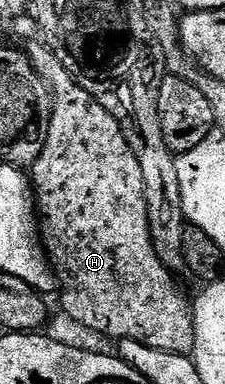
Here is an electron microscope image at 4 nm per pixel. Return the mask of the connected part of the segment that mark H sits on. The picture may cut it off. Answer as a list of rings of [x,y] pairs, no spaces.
[[[29,42],[26,54],[32,68],[44,76],[52,92],[48,136],[42,145],[42,153],[30,168],[30,183],[34,188],[34,207],[38,212],[38,235],[51,270],[56,273],[60,303],[65,313],[74,322],[93,327],[98,334],[109,335],[113,341],[129,339],[150,345],[150,349],[178,353],[181,357],[191,356],[196,349],[192,320],[194,307],[176,284],[177,276],[162,265],[158,253],[154,253],[142,168],[138,166],[138,157],[134,157],[134,149],[130,149],[119,121],[102,109],[100,102],[86,93],[82,85],[76,83],[73,75],[43,42]]]

